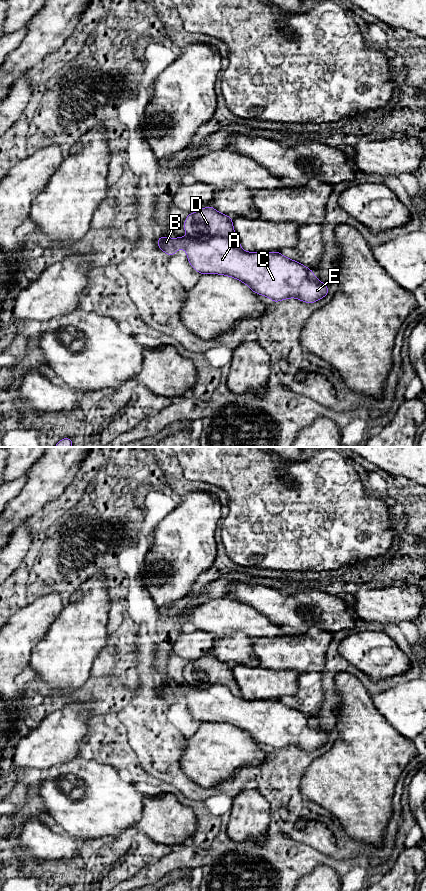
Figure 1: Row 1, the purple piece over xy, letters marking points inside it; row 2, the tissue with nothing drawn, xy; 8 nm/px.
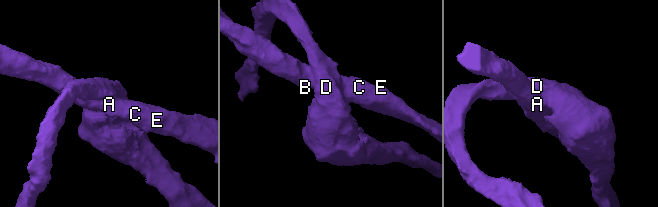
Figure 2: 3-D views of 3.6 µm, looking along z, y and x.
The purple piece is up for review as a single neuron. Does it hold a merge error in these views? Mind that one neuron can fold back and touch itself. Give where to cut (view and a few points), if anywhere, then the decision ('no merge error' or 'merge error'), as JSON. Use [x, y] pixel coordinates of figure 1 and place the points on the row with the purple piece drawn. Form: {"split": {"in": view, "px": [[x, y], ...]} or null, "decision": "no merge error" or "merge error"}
{"split": {"in": "xy", "px": [[188, 235], [193, 237], [223, 236], [235, 247], [239, 248]]}, "decision": "merge error"}

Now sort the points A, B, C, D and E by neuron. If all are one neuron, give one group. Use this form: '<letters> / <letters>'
A B C E / D

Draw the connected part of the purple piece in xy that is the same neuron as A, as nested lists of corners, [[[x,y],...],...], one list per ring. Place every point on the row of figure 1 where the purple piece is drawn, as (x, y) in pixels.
[[[161,236],[157,245],[168,256],[183,249],[197,272],[233,277],[273,302],[297,298],[314,303],[329,291],[311,269],[280,252],[246,252],[242,248],[235,248],[221,236],[175,239]]]

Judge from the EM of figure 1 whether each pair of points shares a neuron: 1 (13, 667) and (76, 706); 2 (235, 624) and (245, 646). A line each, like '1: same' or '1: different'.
1: different
2: different

